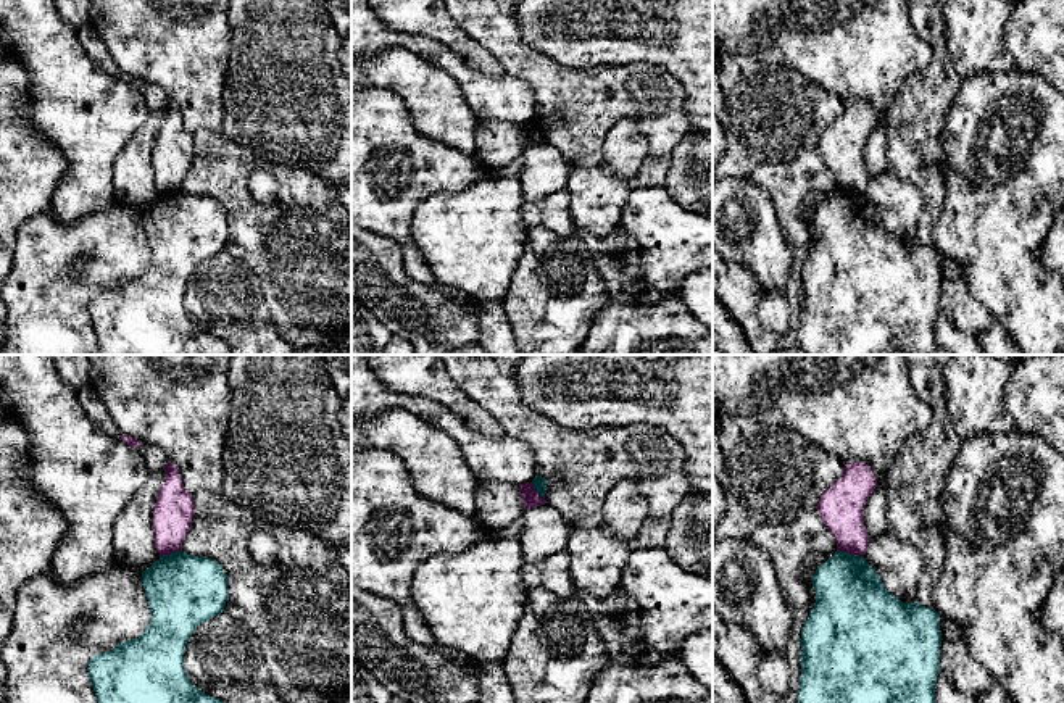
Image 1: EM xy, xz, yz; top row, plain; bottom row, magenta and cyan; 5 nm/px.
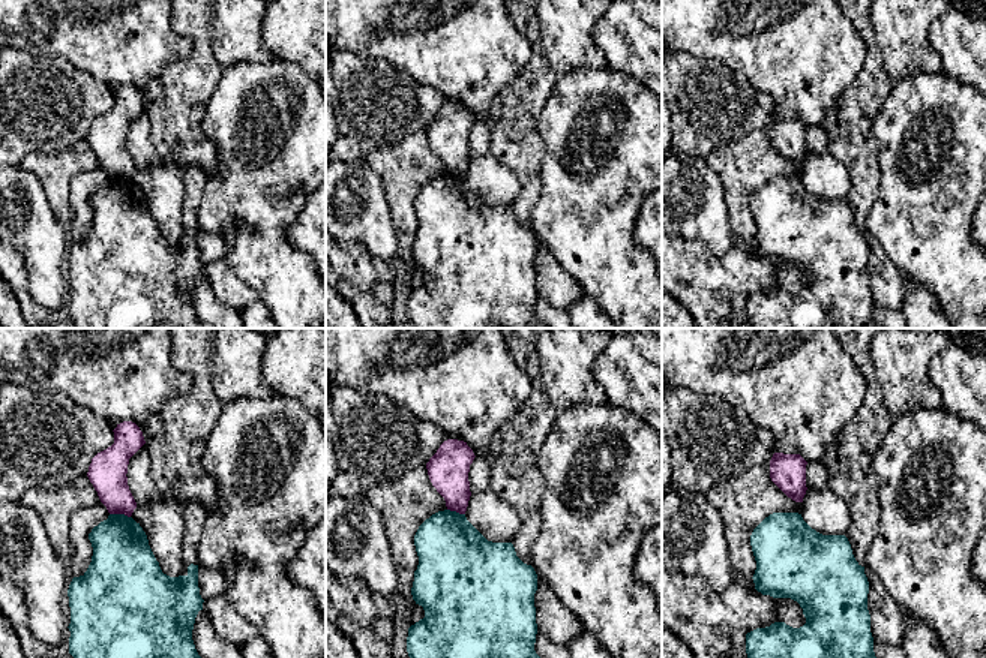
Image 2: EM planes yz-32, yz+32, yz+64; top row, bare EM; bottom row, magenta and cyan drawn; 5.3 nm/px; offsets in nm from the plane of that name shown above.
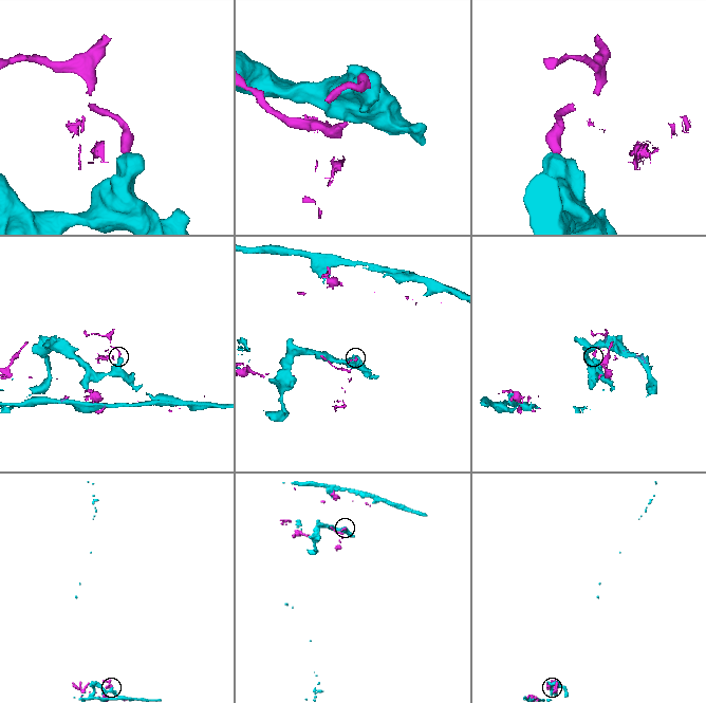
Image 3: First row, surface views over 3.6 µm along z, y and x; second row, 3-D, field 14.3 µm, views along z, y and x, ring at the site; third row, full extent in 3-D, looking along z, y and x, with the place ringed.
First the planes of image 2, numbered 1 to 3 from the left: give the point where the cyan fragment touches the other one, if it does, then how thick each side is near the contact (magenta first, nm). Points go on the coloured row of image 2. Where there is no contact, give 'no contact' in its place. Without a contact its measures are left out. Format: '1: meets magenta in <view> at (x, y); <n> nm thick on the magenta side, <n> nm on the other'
1: meets magenta in yz-32 at (120, 513); 200 nm thick on the magenta side, 320 nm on the other
2: meets magenta in yz+32 at (456, 511); 220 nm thick on the magenta side, 380 nm on the other
3: no contact

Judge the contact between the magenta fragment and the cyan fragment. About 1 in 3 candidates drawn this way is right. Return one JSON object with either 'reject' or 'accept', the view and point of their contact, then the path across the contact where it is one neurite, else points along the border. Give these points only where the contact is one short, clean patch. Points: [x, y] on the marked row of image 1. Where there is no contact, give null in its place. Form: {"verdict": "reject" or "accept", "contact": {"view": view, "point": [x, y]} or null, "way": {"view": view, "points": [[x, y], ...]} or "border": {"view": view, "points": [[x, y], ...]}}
{"verdict": "reject", "contact": {"view": "yz", "point": [850, 552]}, "border": {"view": "yz", "points": [[837, 549], [861, 557]]}}

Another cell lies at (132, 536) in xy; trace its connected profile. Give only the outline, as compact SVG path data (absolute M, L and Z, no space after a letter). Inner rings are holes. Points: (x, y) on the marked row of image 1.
M164 469L152 474L114 521L111 540L116 563L145 571L160 559L153 540L153 508L164 479Z

